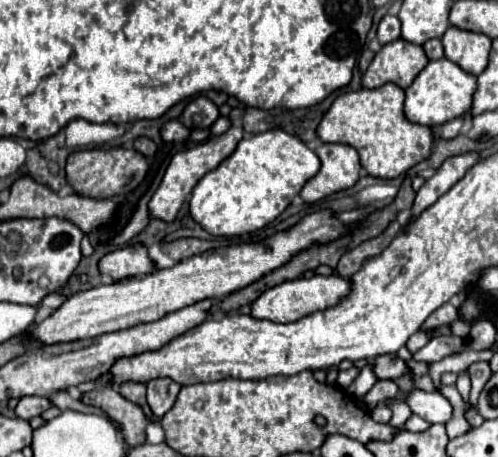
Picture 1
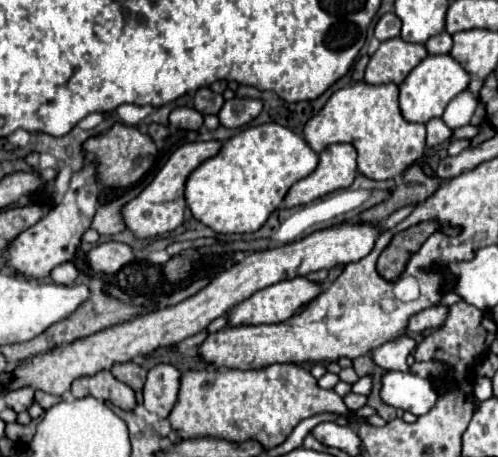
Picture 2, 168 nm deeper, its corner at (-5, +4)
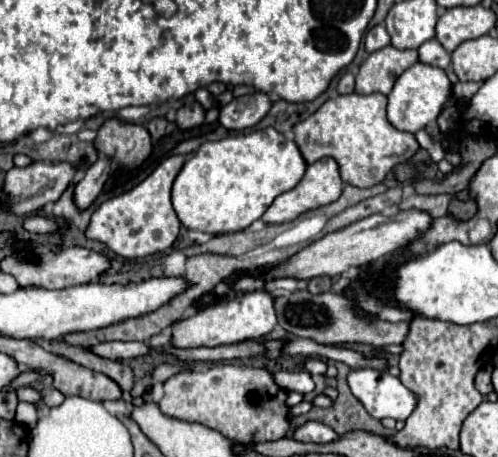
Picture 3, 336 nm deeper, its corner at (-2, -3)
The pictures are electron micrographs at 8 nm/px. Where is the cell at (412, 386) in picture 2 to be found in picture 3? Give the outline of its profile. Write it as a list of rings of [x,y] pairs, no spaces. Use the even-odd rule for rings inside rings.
[[[352,371],[348,375],[348,385],[354,397],[358,397],[366,411],[376,419],[408,419],[416,409],[416,393],[408,391],[398,377],[392,377],[386,371]]]

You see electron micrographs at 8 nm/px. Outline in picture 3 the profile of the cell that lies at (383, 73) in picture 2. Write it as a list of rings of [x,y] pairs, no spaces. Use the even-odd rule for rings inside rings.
[[[392,45],[374,51],[368,55],[368,59],[360,65],[360,71],[356,75],[356,93],[368,95],[368,93],[384,93],[388,95],[396,83],[396,79],[414,63],[418,61],[418,51],[400,51]]]

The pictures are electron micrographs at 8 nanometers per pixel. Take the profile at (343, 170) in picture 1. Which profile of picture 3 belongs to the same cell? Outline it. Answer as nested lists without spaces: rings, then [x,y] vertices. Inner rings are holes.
[[[320,159],[320,161],[312,163],[312,165],[308,165],[306,175],[302,177],[302,181],[292,191],[286,191],[286,193],[282,193],[282,195],[278,195],[274,199],[274,203],[268,207],[268,211],[262,215],[262,219],[266,223],[286,223],[286,221],[292,221],[300,213],[306,213],[306,211],[312,211],[316,207],[322,207],[322,205],[328,205],[328,203],[336,201],[342,195],[342,185],[344,183],[340,179],[338,163],[334,159]]]

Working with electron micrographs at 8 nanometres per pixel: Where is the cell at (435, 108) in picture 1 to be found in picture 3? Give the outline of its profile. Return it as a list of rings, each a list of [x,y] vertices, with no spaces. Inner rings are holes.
[[[418,61],[396,79],[394,89],[388,95],[388,121],[400,131],[416,133],[424,129],[428,123],[434,123],[438,119],[444,103],[450,97],[452,97],[452,83],[446,71]]]

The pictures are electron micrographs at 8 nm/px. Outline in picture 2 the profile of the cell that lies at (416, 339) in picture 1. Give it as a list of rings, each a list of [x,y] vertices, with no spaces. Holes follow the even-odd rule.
[[[401,336],[397,340],[385,342],[379,348],[371,350],[371,358],[383,370],[399,370],[399,372],[405,372],[405,370],[409,370],[409,366],[407,366],[405,360],[407,360],[407,356],[413,350],[415,350],[415,340],[411,340],[407,336]]]

